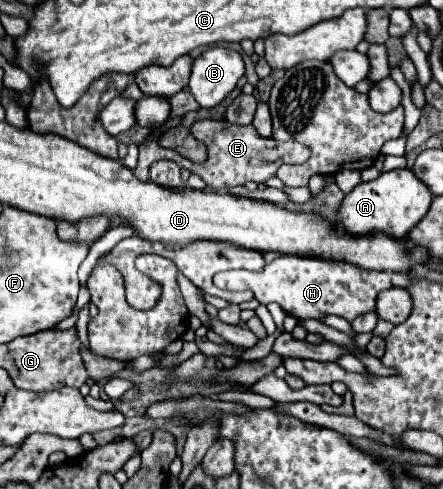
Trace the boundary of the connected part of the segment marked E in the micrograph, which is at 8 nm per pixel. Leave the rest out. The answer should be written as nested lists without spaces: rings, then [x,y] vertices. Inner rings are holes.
[[[199,120],[191,126],[191,134],[195,140],[203,142],[207,146],[207,160],[201,164],[191,162],[189,158],[183,158],[177,150],[171,148],[161,148],[157,144],[157,136],[153,136],[151,142],[141,142],[139,146],[139,164],[133,170],[135,176],[139,180],[149,180],[149,166],[157,160],[173,160],[177,162],[181,168],[187,168],[189,172],[201,176],[201,180],[215,192],[223,192],[227,188],[233,186],[243,186],[245,182],[257,182],[263,184],[269,178],[273,178],[277,174],[277,168],[283,164],[281,160],[285,160],[289,156],[289,164],[301,164],[309,158],[309,148],[305,148],[305,144],[297,144],[297,140],[287,140],[287,142],[279,142],[273,138],[263,138],[257,134],[257,130],[249,124],[249,126],[237,126],[231,124],[227,120]]]

